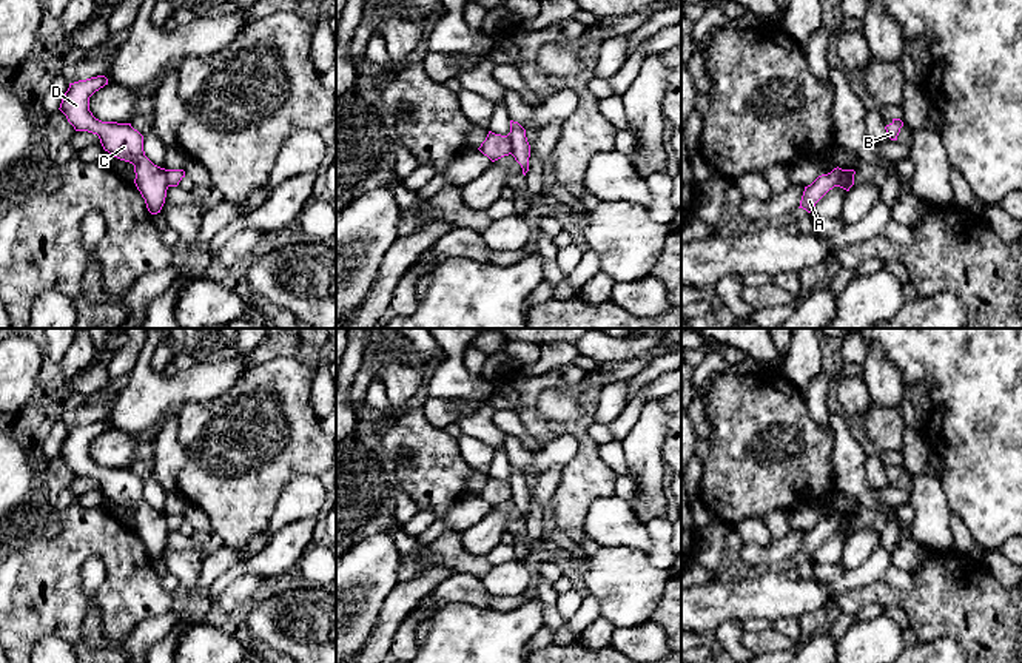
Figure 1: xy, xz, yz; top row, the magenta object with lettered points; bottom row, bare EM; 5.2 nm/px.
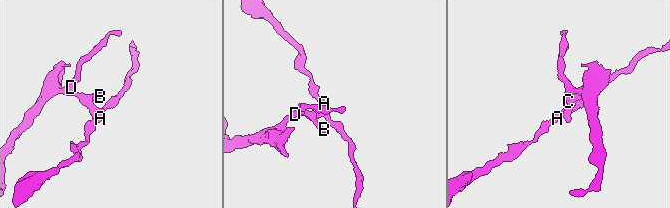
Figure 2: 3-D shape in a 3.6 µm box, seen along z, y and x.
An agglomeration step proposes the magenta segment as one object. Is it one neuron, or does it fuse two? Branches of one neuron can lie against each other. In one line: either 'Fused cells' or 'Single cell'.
Fused cells

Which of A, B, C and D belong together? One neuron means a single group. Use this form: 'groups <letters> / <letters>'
groups A / B C D

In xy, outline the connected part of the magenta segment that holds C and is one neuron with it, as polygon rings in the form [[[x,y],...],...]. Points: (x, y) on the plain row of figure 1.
[[[105,421],[69,429],[60,456],[76,476],[97,480],[105,496],[134,510],[134,529],[151,560],[160,558],[166,543],[166,515],[154,510],[143,496],[143,481],[131,469],[102,467],[89,456],[89,443],[108,430]]]

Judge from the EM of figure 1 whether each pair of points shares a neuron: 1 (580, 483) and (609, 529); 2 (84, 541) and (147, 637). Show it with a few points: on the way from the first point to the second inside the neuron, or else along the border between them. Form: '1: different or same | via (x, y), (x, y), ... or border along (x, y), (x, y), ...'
1: different | border along (614, 494), (598, 497), (589, 506), (586, 535)
2: different | border along (170, 609), (161, 615), (144, 619), (117, 643)

